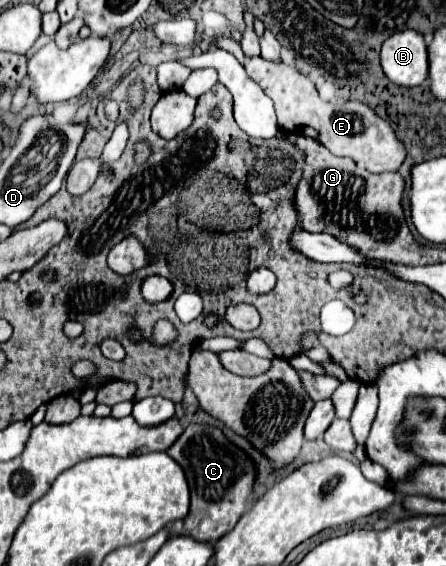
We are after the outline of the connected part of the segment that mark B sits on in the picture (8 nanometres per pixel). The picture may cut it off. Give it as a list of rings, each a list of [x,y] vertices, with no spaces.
[[[405,29],[391,35],[381,49],[381,65],[395,85],[415,87],[427,79],[427,45],[419,31]]]

